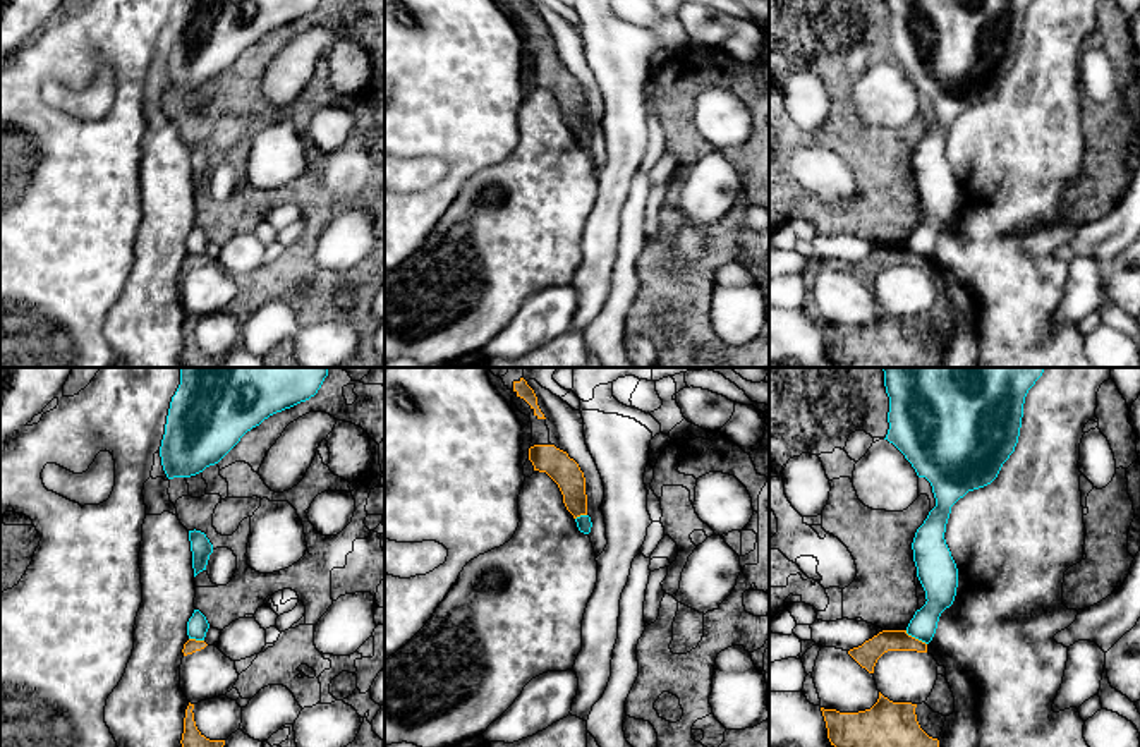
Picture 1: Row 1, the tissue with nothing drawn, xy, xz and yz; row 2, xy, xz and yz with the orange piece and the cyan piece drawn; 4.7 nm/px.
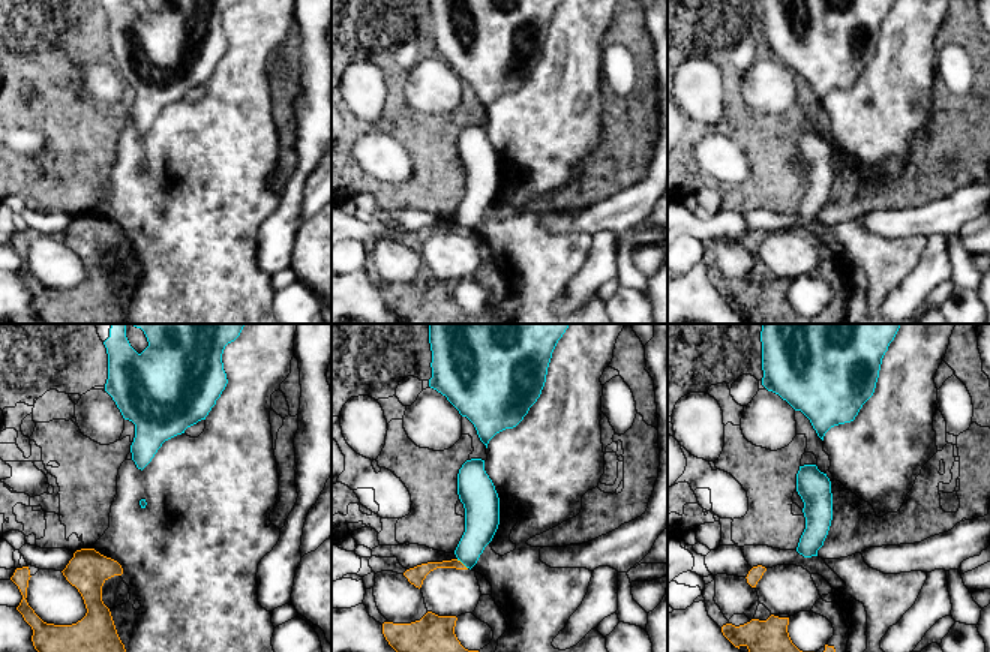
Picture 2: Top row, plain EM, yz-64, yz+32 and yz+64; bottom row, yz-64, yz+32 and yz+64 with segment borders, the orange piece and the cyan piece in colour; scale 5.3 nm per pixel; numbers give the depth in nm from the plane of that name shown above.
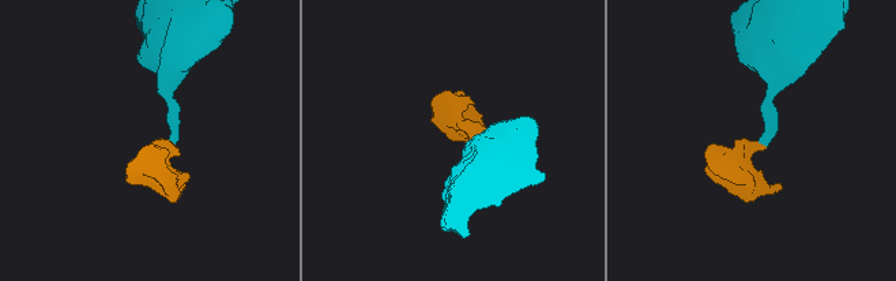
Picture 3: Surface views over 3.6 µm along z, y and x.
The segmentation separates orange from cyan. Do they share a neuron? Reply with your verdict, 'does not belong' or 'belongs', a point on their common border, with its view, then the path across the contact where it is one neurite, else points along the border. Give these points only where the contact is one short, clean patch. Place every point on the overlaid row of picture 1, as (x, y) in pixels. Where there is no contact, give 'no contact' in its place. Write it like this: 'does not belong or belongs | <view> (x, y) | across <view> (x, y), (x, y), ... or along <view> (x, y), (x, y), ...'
does not belong | yz (914, 637) | along yz (905, 631), (926, 644)

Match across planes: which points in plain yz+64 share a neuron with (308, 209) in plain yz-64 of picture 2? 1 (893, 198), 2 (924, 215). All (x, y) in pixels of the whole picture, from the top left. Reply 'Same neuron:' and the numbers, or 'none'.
Same neuron: 2

